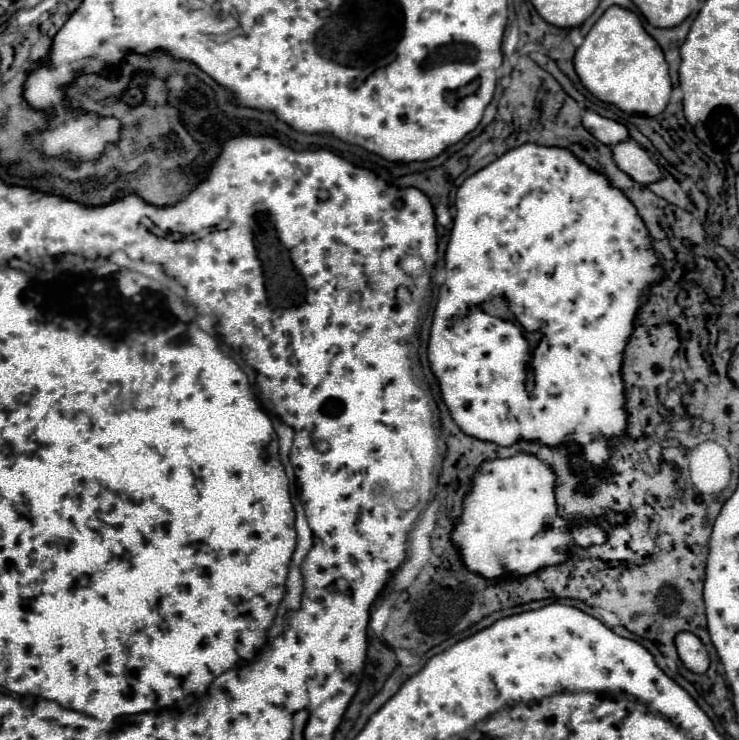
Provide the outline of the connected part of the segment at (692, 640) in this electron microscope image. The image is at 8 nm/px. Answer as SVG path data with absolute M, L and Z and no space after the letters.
M683 631L675 637L675 645L677 645L677 651L679 651L683 665L689 671L705 673L709 669L709 655L707 655L707 649L703 647L703 643L699 641L699 637Z

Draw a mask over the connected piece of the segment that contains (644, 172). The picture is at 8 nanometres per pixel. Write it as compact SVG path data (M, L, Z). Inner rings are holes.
M623 141L613 145L613 159L617 163L617 167L621 171L625 171L631 179L635 179L637 183L649 185L655 181L661 181L661 169L659 165L653 163L653 159L649 157L649 153L635 145L635 141Z

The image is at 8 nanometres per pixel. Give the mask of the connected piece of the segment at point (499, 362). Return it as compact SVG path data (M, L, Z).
M535 143L509 149L499 159L467 177L457 191L455 207L457 215L445 255L447 279L439 293L429 339L429 363L435 377L439 379L441 397L449 407L451 417L469 437L479 437L481 441L491 441L501 447L509 447L521 439L539 441L539 445L575 443L579 445L579 453L571 453L571 471L575 475L583 473L583 465L589 465L589 469L603 469L603 465L607 465L607 457L611 457L611 445L607 445L607 437L623 433L623 425L627 425L627 413L623 413L623 377L619 377L623 345L627 345L627 337L631 337L635 329L635 313L639 313L639 305L643 305L643 293L647 293L647 285L655 285L655 281L663 281L663 277L667 277L663 269L659 269L659 257L651 253L653 241L647 233L647 227L643 225L643 219L639 217L635 205L631 205L631 201L627 201L619 189L607 185L607 177L603 177L603 173L591 173L591 169L587 169L579 157L567 153L567 149Z

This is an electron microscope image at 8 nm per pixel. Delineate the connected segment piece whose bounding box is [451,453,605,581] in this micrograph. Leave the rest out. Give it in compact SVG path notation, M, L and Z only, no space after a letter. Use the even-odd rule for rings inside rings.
M527 453L485 461L473 479L473 489L463 501L463 515L451 533L465 567L489 581L509 575L523 577L547 565L563 563L573 543L581 547L603 543L605 531L601 527L589 523L569 527L557 515L553 483L553 471Z

